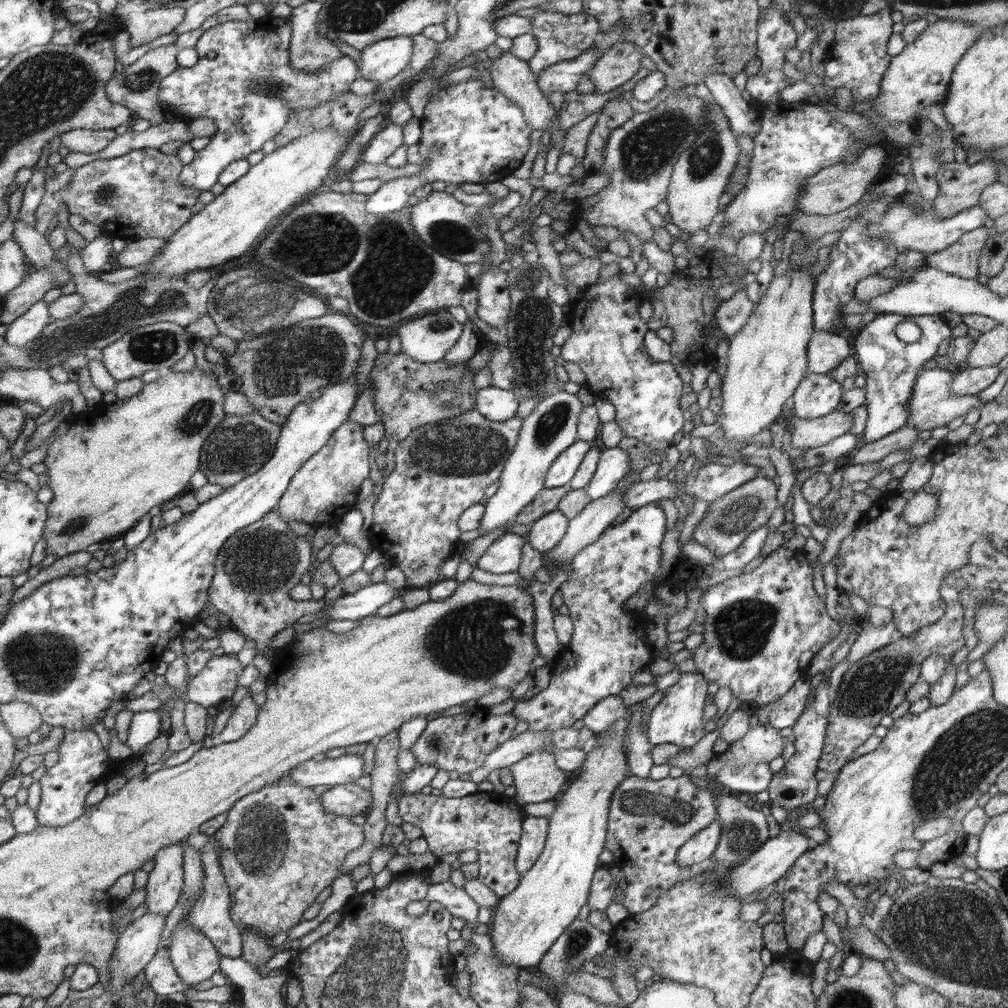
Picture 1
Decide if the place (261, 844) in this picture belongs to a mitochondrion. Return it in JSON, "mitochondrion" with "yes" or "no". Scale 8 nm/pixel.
{"mitochondrion":"yes"}

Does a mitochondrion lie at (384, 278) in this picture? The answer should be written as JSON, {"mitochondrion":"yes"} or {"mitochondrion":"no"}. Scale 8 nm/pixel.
{"mitochondrion":"yes"}

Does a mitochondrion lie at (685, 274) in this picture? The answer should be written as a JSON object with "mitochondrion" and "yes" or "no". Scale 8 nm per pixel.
{"mitochondrion":"no"}

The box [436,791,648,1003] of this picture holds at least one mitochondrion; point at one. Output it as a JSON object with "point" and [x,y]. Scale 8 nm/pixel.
{"point":[578,942]}

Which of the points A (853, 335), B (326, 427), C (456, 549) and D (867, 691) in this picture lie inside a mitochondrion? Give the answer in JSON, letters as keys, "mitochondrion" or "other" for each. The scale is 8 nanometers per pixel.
{"A":"other","B":"other","C":"other","D":"mitochondrion"}

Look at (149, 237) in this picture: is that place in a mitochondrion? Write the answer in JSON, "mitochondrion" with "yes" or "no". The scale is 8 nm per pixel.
{"mitochondrion":"no"}

